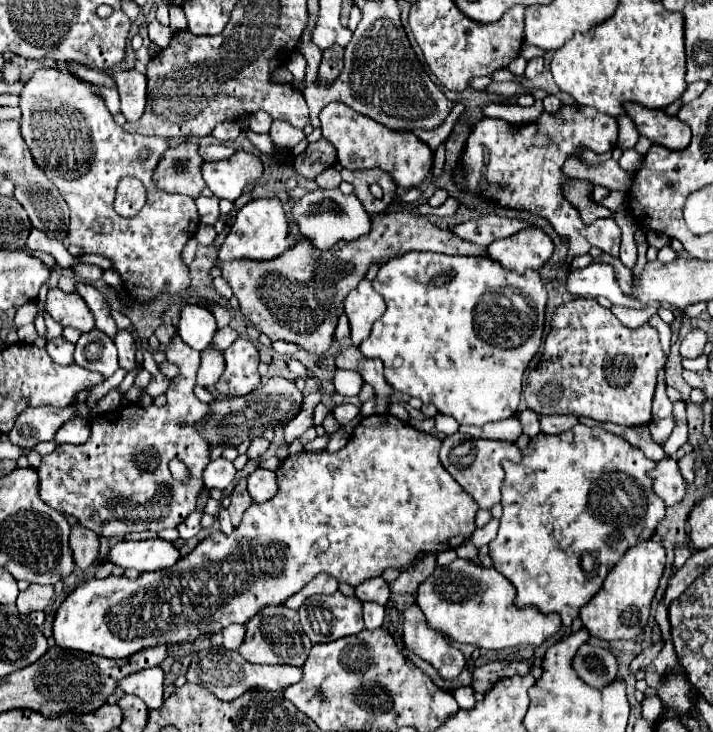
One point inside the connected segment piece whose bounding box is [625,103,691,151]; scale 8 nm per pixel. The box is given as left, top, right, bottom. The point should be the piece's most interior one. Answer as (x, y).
(660, 129)

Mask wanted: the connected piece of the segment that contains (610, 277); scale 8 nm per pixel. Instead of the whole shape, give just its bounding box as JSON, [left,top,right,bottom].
[567,263,643,307]

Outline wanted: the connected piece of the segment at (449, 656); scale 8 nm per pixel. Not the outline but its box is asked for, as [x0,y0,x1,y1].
[403,605,465,679]

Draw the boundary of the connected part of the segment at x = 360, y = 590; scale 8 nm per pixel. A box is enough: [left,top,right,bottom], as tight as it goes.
[355,575,389,605]

